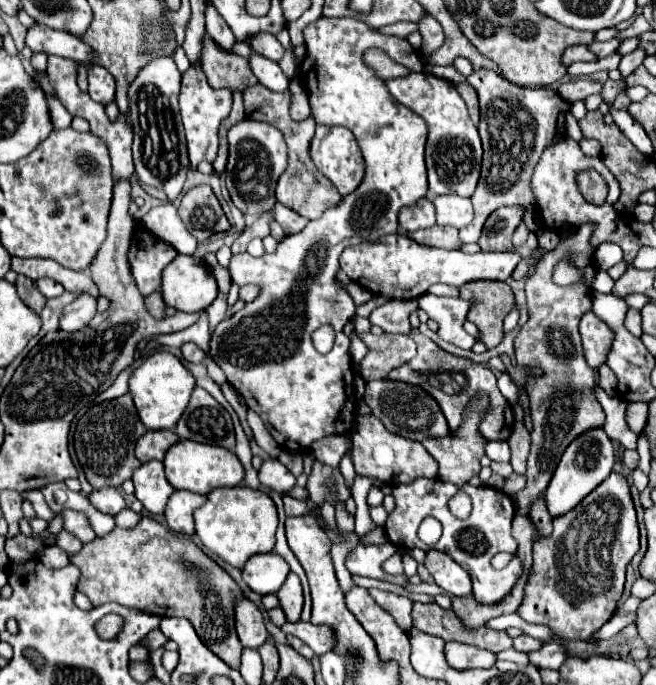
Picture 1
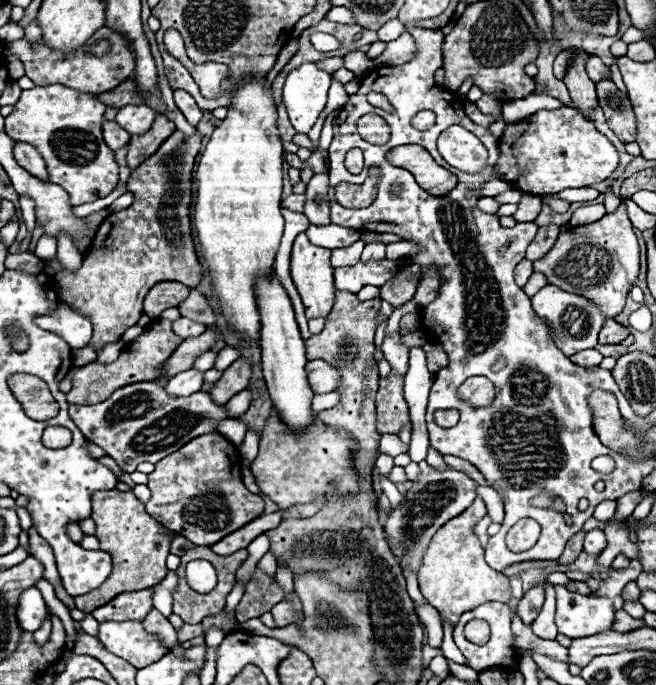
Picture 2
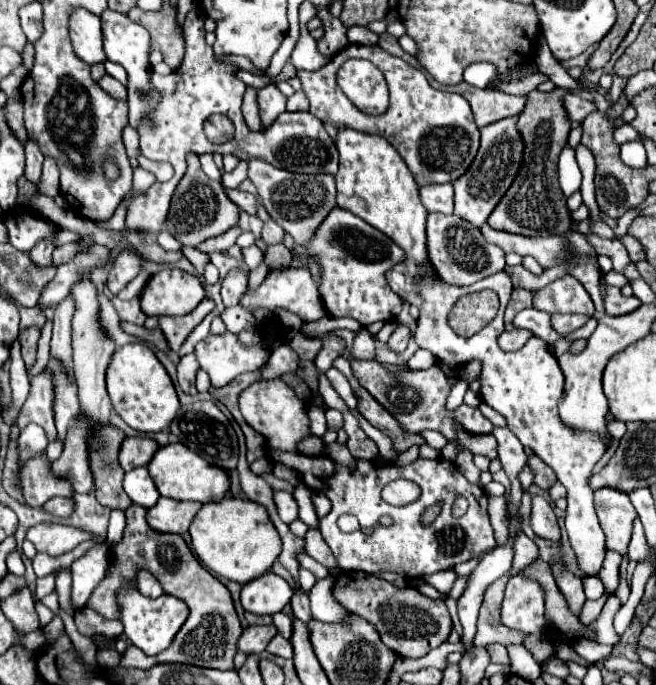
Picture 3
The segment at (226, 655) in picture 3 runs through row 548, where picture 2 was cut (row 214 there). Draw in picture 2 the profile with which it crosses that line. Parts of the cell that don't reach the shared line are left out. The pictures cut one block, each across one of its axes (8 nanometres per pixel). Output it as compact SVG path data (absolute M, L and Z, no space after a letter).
M176 130L154 156L144 160L128 178L128 190L134 194L134 204L122 212L110 214L98 228L82 266L74 272L66 270L54 276L60 300L80 310L94 324L90 346L100 352L108 340L118 340L142 316L142 302L152 284L174 280L190 288L198 286L204 270L198 262L192 224L192 170L200 152L202 136L196 130L192 136Z

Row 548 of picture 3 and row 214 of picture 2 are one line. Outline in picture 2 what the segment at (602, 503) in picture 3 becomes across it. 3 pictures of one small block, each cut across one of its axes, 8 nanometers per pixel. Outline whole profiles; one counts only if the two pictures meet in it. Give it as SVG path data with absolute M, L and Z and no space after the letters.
M622 202L614 214L606 214L596 224L584 224L562 232L548 256L534 262L534 272L544 274L548 284L558 286L564 292L592 300L606 318L614 318L622 312L626 294L638 276L638 252L640 250L626 214L626 204Z

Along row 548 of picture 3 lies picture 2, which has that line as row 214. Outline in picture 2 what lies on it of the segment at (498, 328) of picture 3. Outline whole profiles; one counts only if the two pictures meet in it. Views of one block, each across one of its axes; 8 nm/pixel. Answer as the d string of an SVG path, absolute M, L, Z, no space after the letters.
M588 204L588 206L582 206L582 208L578 208L578 210L572 214L570 226L582 226L582 224L596 222L596 220L600 220L604 214L606 214L606 210L604 210L602 204Z

